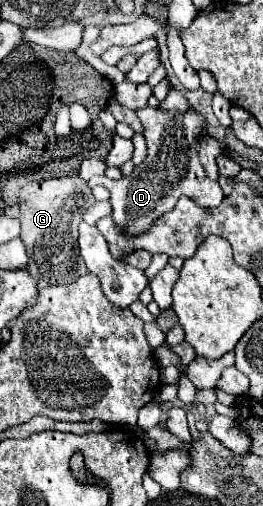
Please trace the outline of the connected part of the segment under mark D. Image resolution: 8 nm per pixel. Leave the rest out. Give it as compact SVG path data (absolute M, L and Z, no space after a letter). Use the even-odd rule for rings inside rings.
M145 106L143 110L137 110L137 116L143 124L143 136L147 142L147 158L143 160L143 164L139 164L131 176L123 176L121 180L109 180L105 175L90 179L87 184L90 188L94 188L98 184L105 186L111 192L111 204L113 204L113 222L115 226L123 232L123 234L145 234L151 230L151 226L155 224L155 220L159 220L163 214L171 212L177 204L177 200L181 196L189 196L195 204L205 206L205 208L215 208L221 204L223 200L223 190L217 184L217 156L221 154L223 142L215 140L213 136L205 136L201 138L201 130L205 130L205 118L195 112L189 110L187 116L169 116L165 112L161 112L159 108L149 108Z

